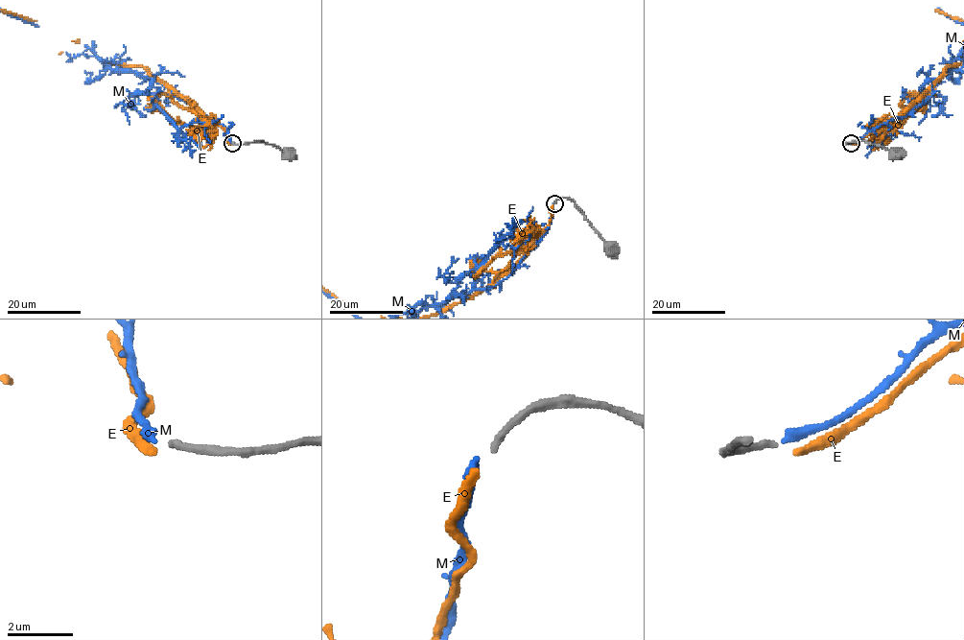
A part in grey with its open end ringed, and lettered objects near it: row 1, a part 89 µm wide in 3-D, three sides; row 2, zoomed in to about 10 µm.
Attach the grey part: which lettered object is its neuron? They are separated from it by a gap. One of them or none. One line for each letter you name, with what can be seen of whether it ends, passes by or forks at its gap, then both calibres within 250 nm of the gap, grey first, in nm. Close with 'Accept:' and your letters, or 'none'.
Accept: none

